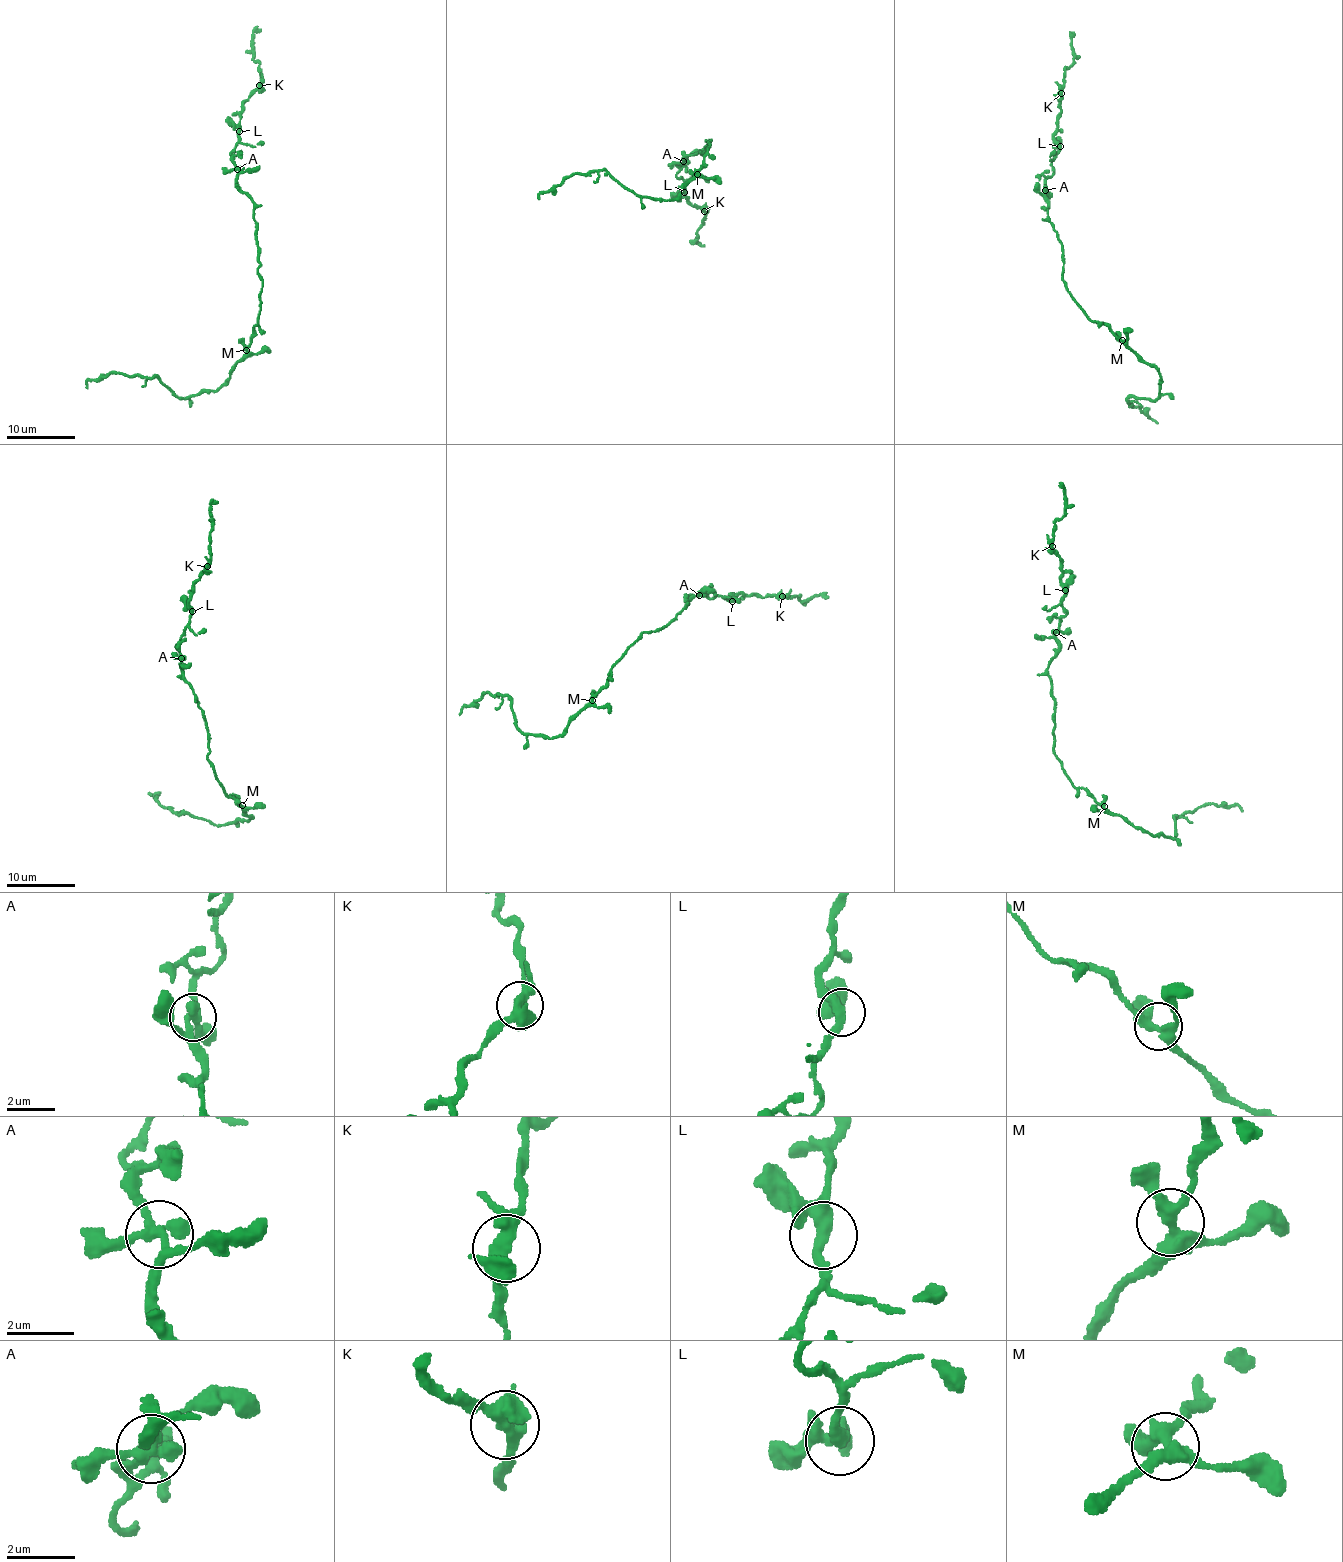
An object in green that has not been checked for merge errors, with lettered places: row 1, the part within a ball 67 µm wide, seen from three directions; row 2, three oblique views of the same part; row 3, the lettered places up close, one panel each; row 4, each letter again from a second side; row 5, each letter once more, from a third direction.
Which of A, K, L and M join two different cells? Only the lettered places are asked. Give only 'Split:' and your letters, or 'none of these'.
Split: none of these

